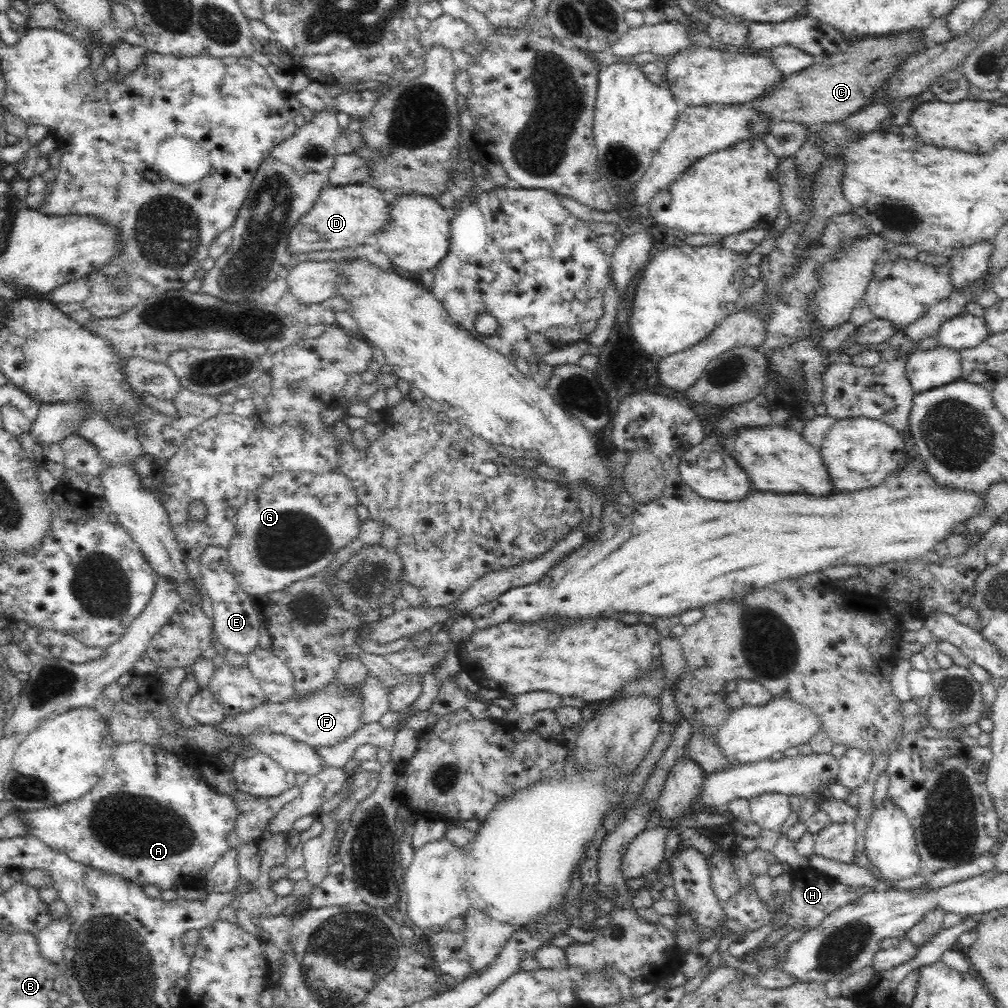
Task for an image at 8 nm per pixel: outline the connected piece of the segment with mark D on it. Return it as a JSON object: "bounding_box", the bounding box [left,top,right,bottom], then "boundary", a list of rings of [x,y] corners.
{"bounding_box":[287,184,389,256],"boundary":[[[347,184],[348,186],[328,186],[322,188],[313,207],[302,215],[290,229],[287,252],[293,256],[310,254],[320,250],[340,250],[348,246],[358,246],[368,234],[376,234],[383,229],[389,217],[389,205],[383,196],[368,186]]]}

